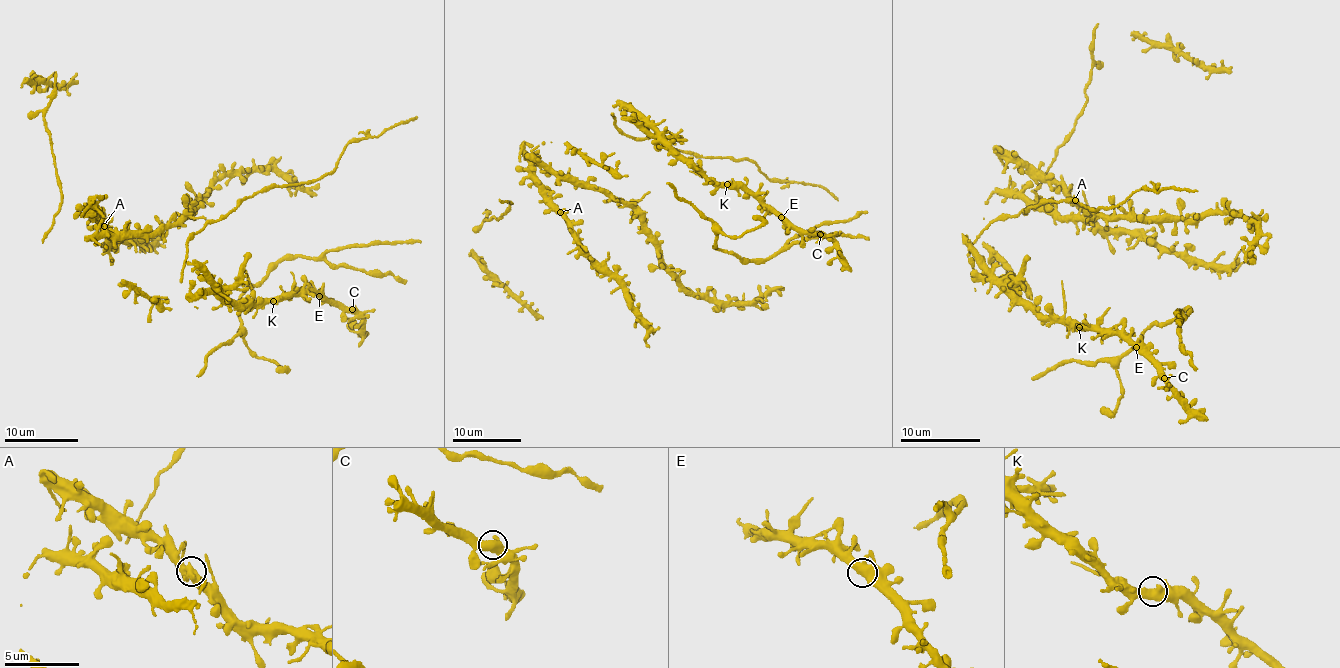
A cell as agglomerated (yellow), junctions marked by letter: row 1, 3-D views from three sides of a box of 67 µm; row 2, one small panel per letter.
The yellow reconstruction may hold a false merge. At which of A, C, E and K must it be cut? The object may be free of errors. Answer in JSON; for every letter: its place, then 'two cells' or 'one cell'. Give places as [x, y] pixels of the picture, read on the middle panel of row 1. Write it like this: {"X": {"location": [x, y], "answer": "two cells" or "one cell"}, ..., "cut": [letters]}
{"A": {"location": [560, 212], "answer": "one cell"}, "C": {"location": [820, 234], "answer": "one cell"}, "E": {"location": [781, 217], "answer": "one cell"}, "K": {"location": [727, 184], "answer": "one cell"}, "cut": []}

